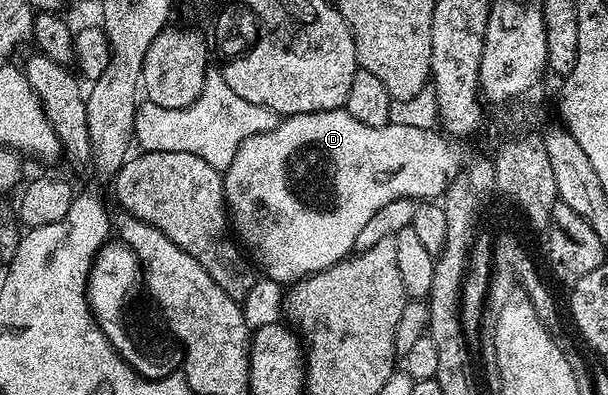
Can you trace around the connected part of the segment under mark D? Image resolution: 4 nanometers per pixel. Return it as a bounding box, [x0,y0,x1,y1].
[223,108,463,283]

